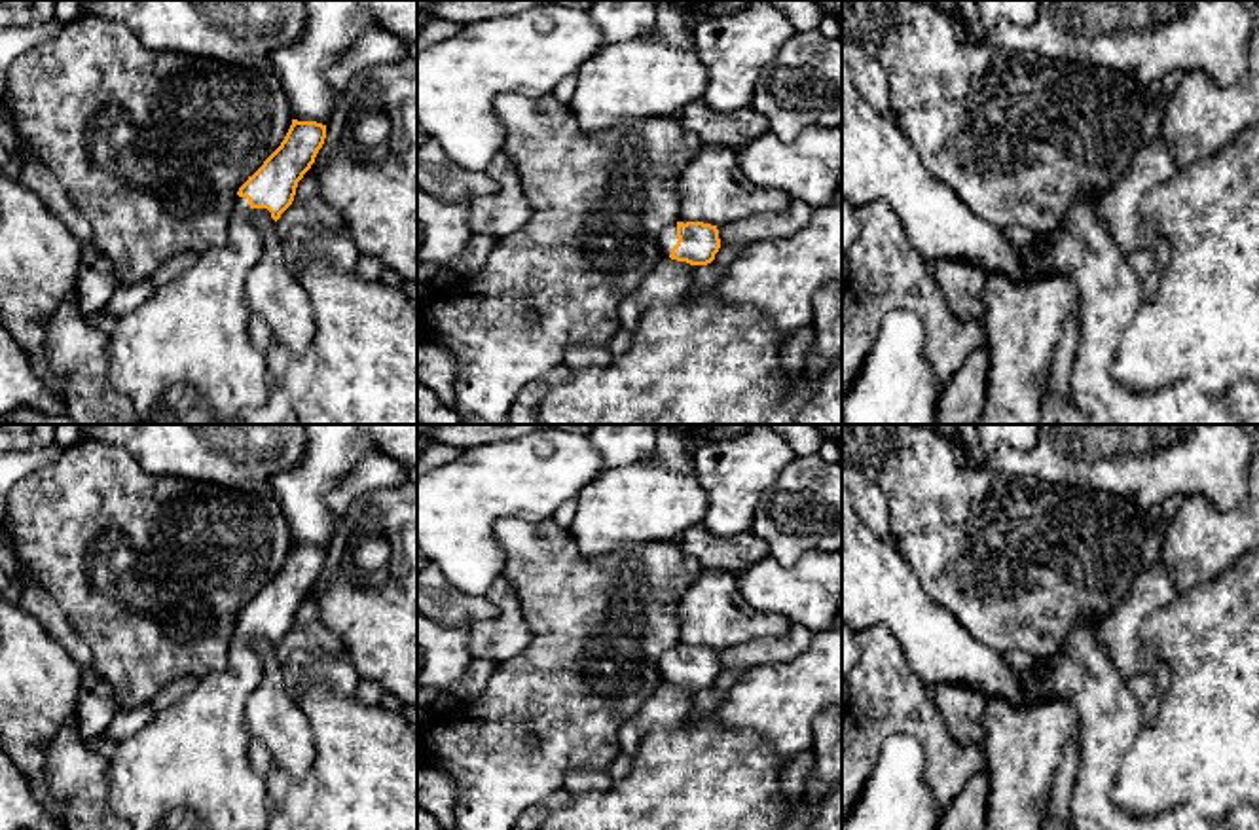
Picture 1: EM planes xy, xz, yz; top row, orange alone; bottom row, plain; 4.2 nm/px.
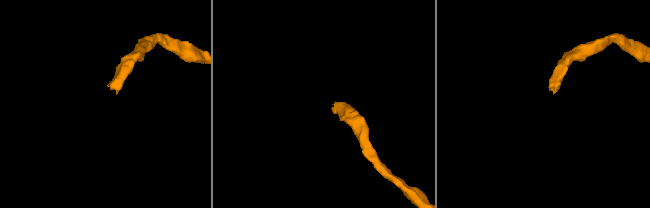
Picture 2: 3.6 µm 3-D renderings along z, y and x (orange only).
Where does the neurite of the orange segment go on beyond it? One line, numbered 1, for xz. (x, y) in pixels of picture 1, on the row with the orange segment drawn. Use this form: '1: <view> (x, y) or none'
1: xz (668, 237)

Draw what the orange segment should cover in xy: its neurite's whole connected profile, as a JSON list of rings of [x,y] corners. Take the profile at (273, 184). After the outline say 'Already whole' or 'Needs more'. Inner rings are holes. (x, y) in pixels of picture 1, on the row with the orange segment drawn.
[[[292,119],[281,146],[239,188],[228,243],[201,252],[190,269],[157,288],[138,309],[118,318],[108,341],[108,375],[110,385],[131,400],[138,424],[241,424],[245,409],[265,402],[265,352],[250,343],[246,332],[250,309],[245,284],[264,254],[254,220],[281,218],[324,138],[326,125]]]. Needs more

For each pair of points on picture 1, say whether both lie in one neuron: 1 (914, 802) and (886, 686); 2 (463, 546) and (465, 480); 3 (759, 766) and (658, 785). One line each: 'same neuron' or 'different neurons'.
1: different neurons
2: same neuron
3: same neuron

